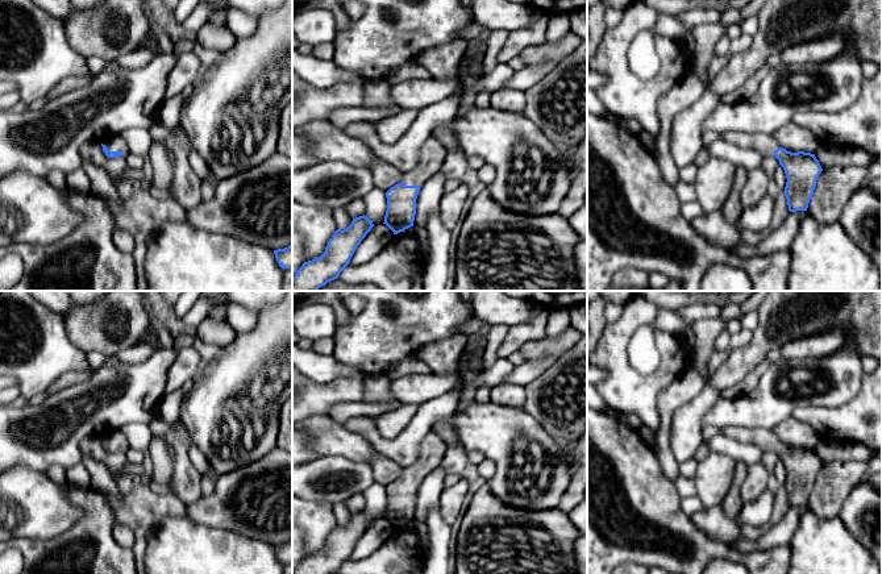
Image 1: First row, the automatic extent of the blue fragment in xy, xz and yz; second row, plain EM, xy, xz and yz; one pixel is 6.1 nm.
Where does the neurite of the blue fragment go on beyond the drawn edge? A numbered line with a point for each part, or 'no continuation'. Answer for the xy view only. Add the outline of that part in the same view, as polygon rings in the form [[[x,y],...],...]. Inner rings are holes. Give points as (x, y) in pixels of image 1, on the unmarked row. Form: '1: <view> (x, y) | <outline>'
1: xy (115, 439) | [[[121,430],[111,432],[105,436],[103,436],[103,440],[105,440],[107,444],[111,446],[122,446],[124,449],[118,450],[118,452],[126,453],[130,449],[129,441]]]

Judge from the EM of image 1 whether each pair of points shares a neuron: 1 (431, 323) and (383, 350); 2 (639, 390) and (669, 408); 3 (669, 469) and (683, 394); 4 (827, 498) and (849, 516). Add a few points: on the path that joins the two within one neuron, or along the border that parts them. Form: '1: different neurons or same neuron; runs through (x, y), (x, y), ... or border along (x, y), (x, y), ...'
1: same neuron; runs through (419, 323), (411, 323), (395, 339)
2: different neurons; border along (677, 377), (657, 399), (658, 425), (653, 431)
3: same neuron; runs through (664, 450), (666, 412)
4: different neurons; border along (860, 483), (847, 496), (837, 515)

